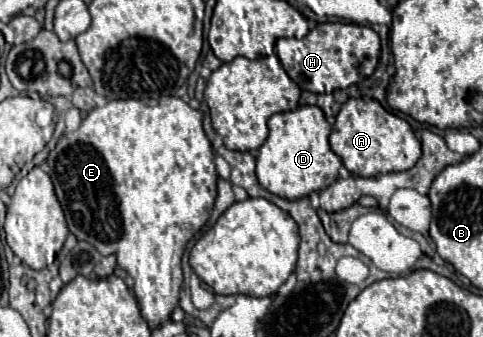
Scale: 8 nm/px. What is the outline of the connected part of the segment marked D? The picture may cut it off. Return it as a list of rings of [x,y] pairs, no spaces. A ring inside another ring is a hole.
[[[304,105],[300,109],[272,115],[268,121],[270,135],[256,157],[256,177],[270,193],[298,201],[314,191],[322,191],[338,179],[342,159],[330,149],[330,125],[320,107]]]

